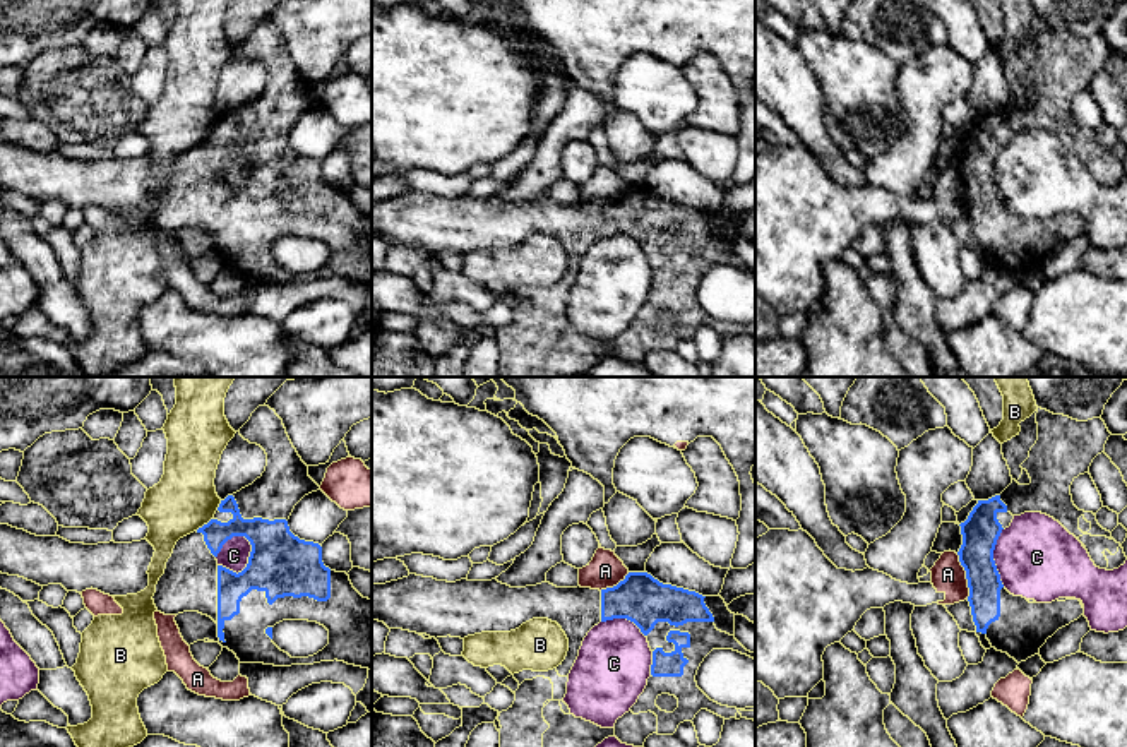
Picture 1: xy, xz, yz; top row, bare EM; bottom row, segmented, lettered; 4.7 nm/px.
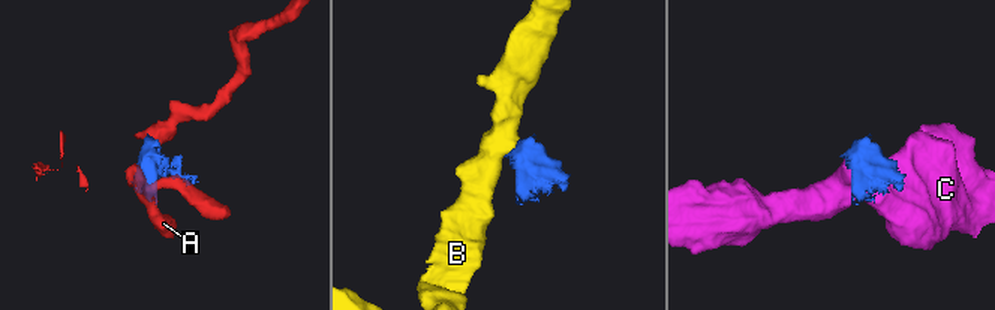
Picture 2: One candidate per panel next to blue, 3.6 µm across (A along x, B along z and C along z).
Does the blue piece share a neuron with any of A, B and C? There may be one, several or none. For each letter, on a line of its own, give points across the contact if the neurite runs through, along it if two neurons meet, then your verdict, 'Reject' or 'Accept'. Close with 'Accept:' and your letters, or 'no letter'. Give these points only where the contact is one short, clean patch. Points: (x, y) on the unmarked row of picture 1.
A: Boundary: yz (956, 170), (965, 187), (968, 215). Reject
B: Boundary: xy (211, 134), (196, 146). Reject
C: Reject
Accept: no letter

